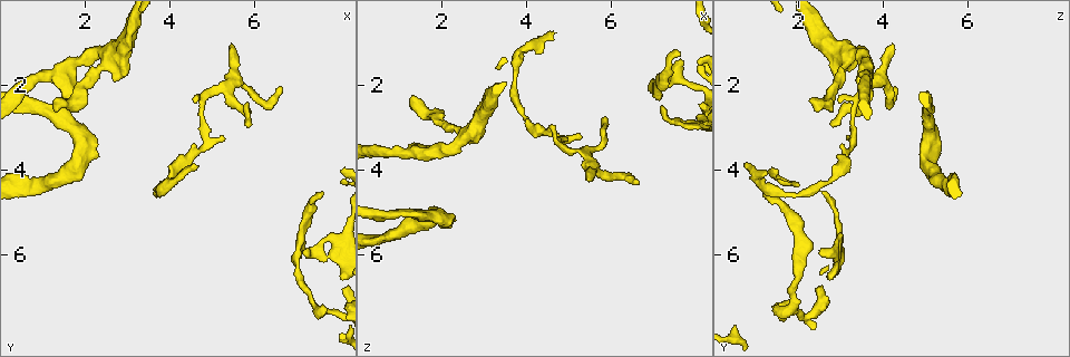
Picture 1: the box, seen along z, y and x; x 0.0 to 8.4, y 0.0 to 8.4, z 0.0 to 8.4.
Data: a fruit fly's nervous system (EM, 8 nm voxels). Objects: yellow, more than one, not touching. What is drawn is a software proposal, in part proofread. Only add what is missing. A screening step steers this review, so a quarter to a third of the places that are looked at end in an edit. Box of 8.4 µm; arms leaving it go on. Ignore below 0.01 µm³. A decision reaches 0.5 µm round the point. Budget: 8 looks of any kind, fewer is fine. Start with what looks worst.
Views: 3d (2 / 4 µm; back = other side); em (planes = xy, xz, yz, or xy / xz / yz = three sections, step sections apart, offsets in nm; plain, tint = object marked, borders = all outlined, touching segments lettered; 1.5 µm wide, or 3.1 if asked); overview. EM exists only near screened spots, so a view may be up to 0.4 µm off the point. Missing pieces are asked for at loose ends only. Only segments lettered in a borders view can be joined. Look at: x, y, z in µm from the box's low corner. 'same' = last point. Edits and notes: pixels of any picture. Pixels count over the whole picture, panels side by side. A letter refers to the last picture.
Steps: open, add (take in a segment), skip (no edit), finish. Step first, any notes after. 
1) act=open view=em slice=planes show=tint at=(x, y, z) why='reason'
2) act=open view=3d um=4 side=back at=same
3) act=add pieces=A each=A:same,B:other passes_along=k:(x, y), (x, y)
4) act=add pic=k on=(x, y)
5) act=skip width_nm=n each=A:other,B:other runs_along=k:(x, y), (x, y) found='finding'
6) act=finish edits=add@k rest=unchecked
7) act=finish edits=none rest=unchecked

act=open view=3d um=4 side=back at=(7.65, 4.55, 1.30) why='end of a long branch'

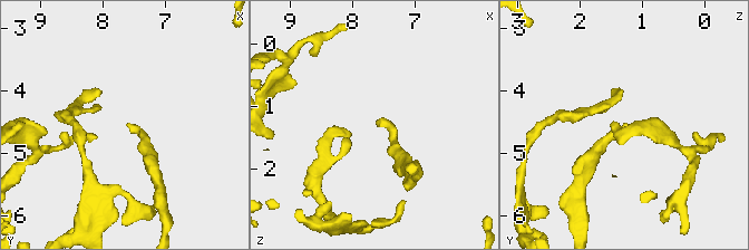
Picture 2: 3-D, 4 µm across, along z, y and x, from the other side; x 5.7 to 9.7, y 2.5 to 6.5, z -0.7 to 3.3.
act=open view=em slice=planes show=borders at=(7.60, 4.55, 1.30) why='need the tissue'

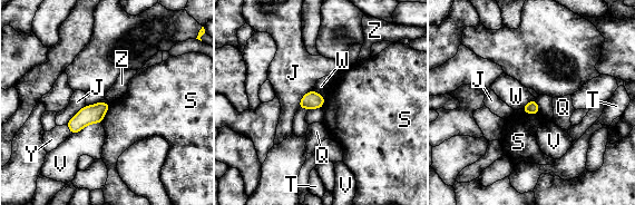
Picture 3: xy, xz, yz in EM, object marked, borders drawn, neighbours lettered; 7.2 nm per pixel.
act=skip each=J:other,Q:other,S:other,T:other,V:other,W:other,Y:other,Z:other border=3:(110, 103), (100, 121) found='none of them fits'

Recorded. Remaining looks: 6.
act=open view=em slice=yz step=4 show=borders at=(4.60, 3.80, 0.75) why='an open end'

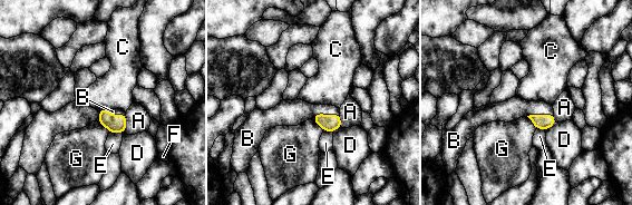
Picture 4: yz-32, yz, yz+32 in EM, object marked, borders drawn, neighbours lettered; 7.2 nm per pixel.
act=add pieces=B longest_contact=B:200nm each=A:other,B:same,C:other,D:other,E:other,F:other,G:other passes_along=4:(330, 123), (326, 115), (291, 113) found='it goes on there'

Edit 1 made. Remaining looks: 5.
act=open view=overview

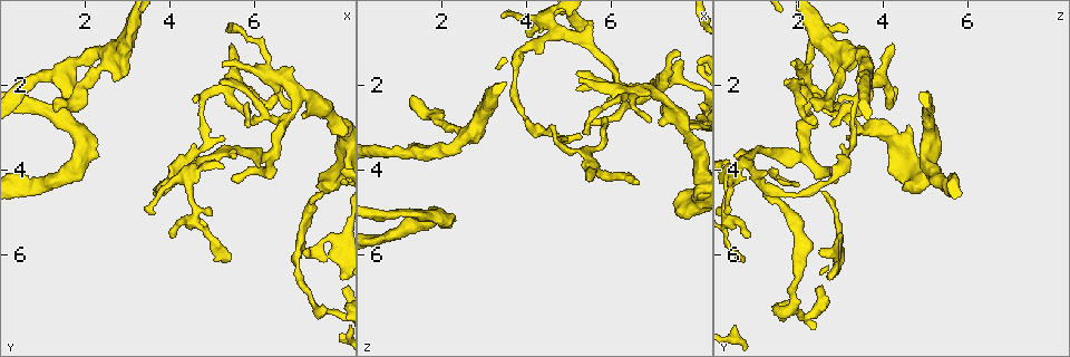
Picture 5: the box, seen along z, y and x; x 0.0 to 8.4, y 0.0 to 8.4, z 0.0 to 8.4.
act=open view=em slice=xy step=8 show=plain at=(5.30, 1.45, 1.95) why='free end'

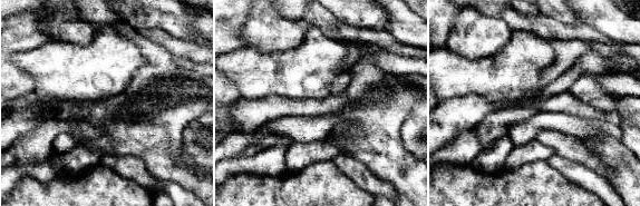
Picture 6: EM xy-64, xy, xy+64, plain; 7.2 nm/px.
act=open view=em slice=xy step=8 show=tint at=same why='with the object marked'

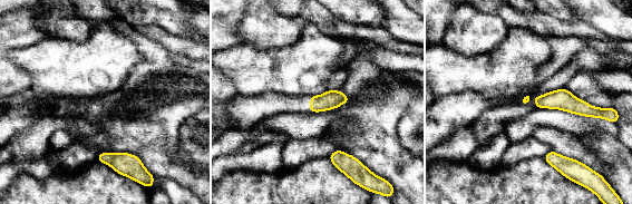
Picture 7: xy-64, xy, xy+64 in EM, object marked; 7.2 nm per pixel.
act=open view=em slice=xy step=8 show=borders at=same

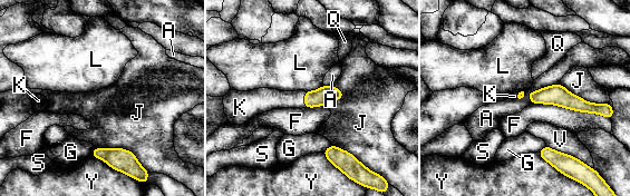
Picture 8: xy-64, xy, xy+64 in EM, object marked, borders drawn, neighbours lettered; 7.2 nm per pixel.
act=add pieces=K width_nm=120 longest_contact=F:500nm each=A:other,F:other,G:other,J:other,K:same,L:other,Q:other,S:other,V:other,Y:other found='it goes on there'

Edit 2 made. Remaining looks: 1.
act=open view=em slice=planes show=borders at=(2.30, 3.65, 5.25) why='an open end'

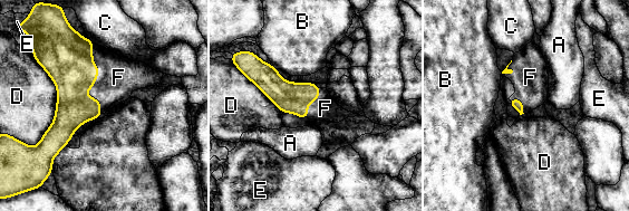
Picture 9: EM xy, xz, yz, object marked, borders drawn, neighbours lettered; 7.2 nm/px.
act=add pieces=F each=A:other,B:other,C:other,D:other,E:other,F:same passes_along=9:(68, 60), (95, 80), (118, 77) found='it goes on there'

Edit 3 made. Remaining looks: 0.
act=finish edits=add@4,add@8,add@9 rest=unchecked

